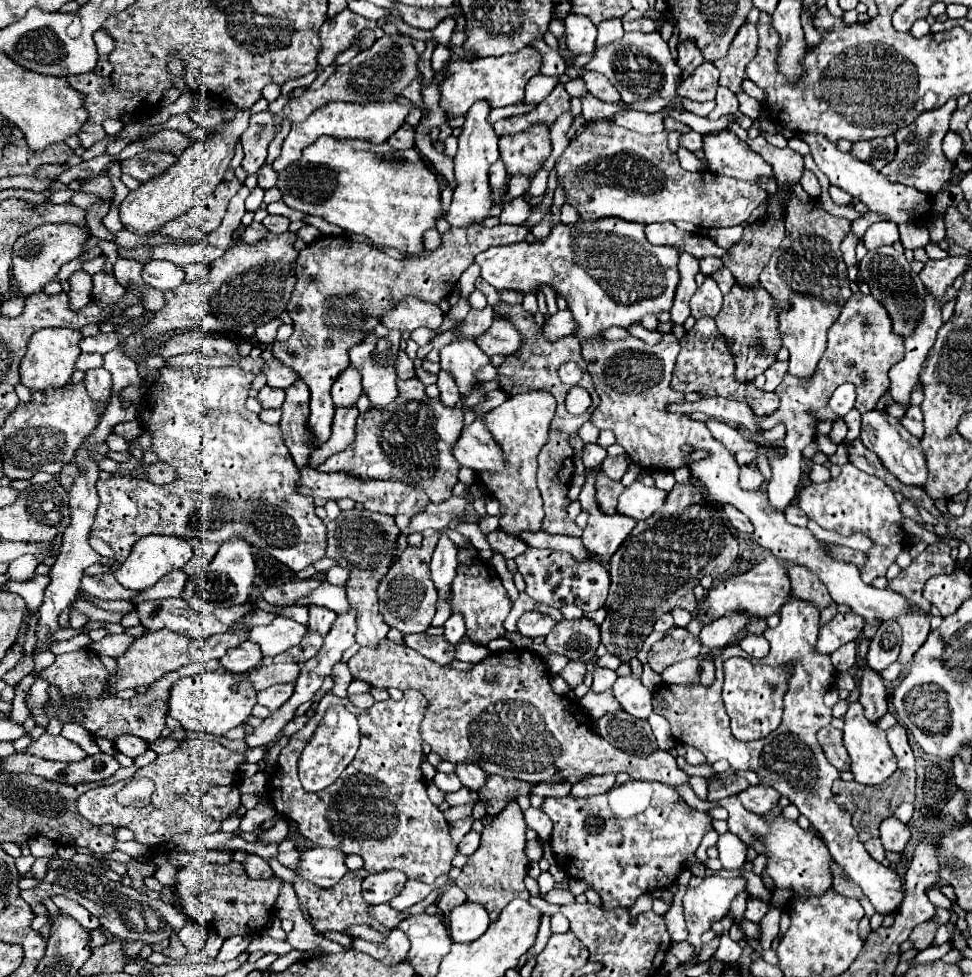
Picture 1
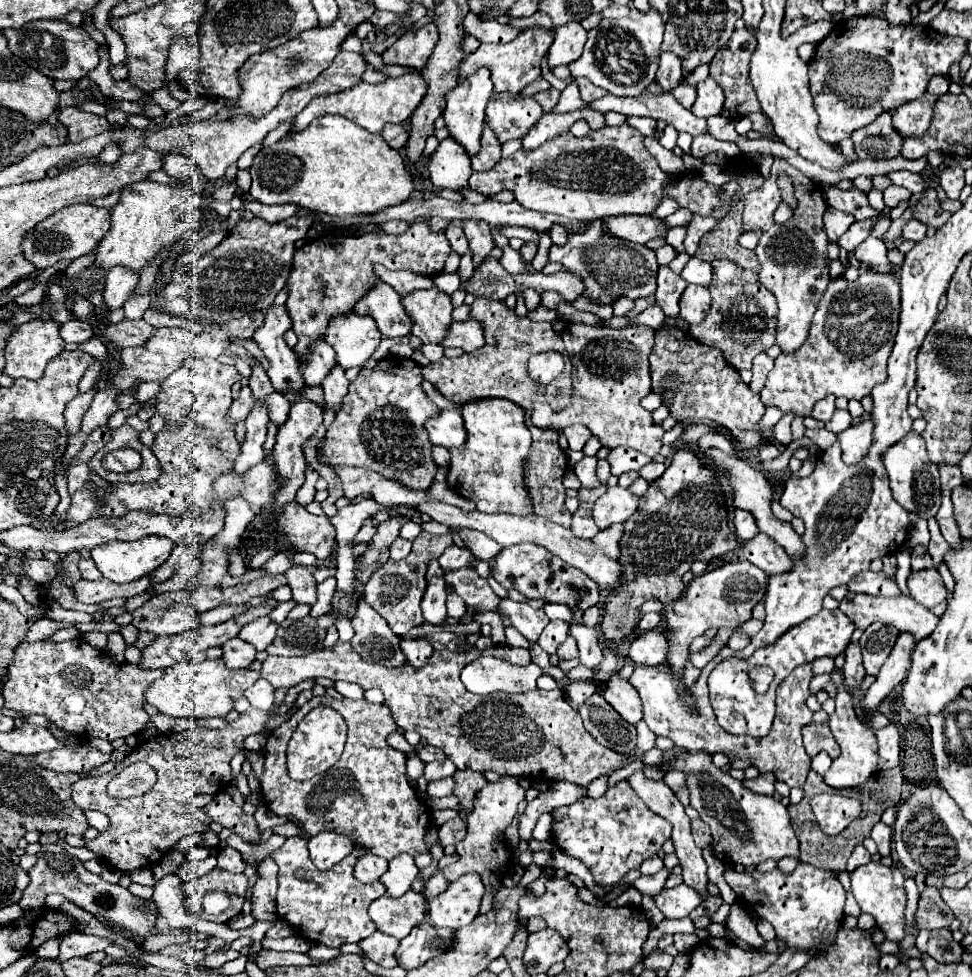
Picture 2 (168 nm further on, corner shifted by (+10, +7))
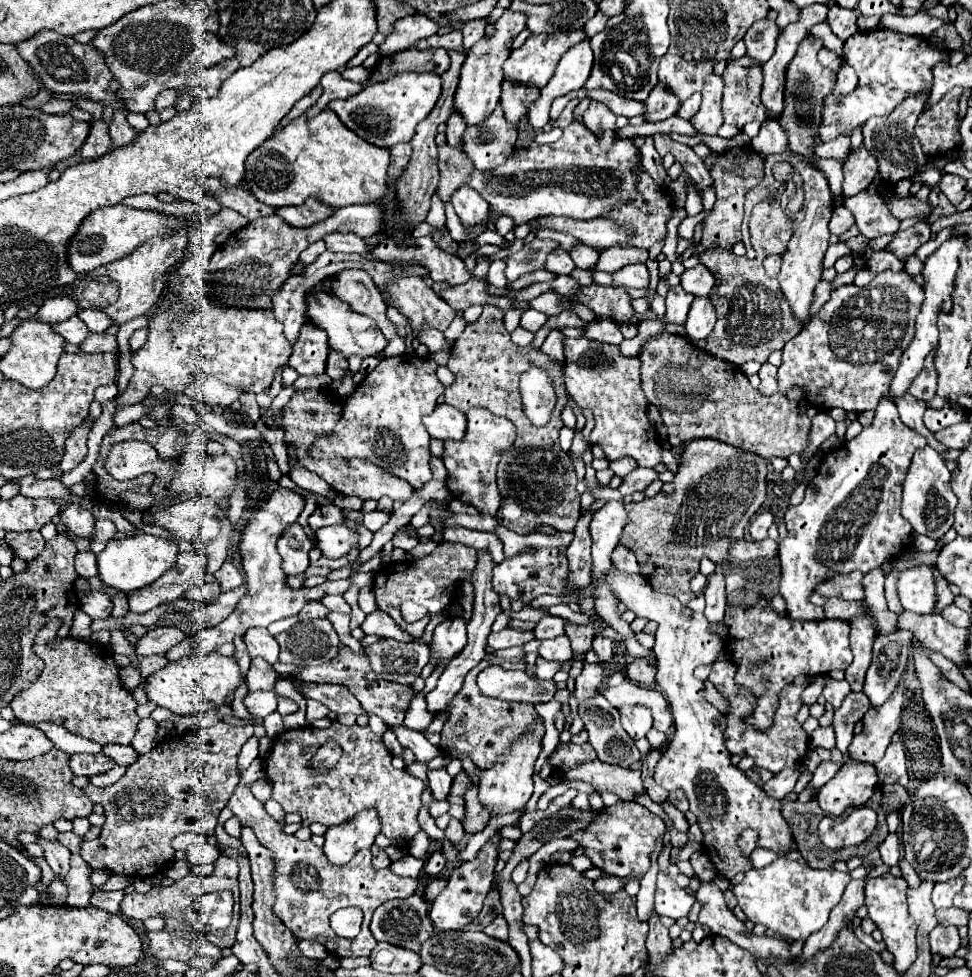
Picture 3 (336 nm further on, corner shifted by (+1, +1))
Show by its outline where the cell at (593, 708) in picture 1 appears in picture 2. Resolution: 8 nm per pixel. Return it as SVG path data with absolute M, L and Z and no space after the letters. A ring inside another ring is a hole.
M576 666L576 668L572 668L570 672L568 672L568 678L572 680L572 682L586 682L586 680L594 680L594 672L592 670L588 670L586 666Z

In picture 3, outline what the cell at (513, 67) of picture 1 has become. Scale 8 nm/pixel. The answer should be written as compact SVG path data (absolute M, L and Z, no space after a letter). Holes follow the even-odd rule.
M583 28L581 30L573 30L573 32L553 32L549 36L541 36L541 34L529 36L527 42L521 48L513 50L511 56L505 60L505 66L503 66L505 78L511 80L511 82L515 82L515 84L533 84L537 88L543 88L551 80L559 58L571 46L575 46L575 44L579 44L583 40L587 40L587 32Z

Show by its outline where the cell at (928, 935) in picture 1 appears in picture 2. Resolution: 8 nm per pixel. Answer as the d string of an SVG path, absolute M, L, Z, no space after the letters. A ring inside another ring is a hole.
M926 886L920 894L920 902L916 910L916 926L920 930L940 930L940 928L948 928L952 920L954 920L954 914L940 898L938 888Z

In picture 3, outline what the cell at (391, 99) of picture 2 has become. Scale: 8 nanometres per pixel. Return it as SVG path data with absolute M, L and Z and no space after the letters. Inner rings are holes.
M401 72L399 76L391 76L383 82L365 86L359 94L329 102L329 108L339 116L339 120L361 136L365 142L391 148L399 142L411 142L415 134L415 126L427 118L441 96L441 78L431 72Z

